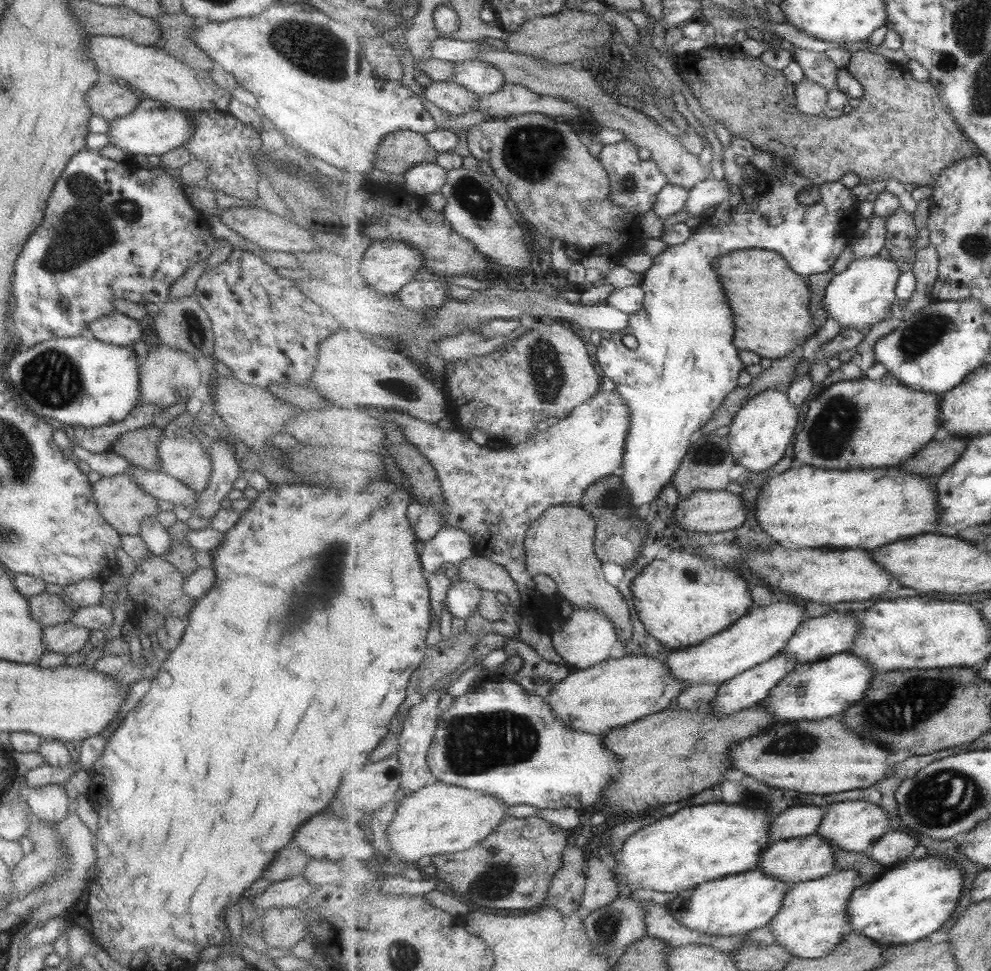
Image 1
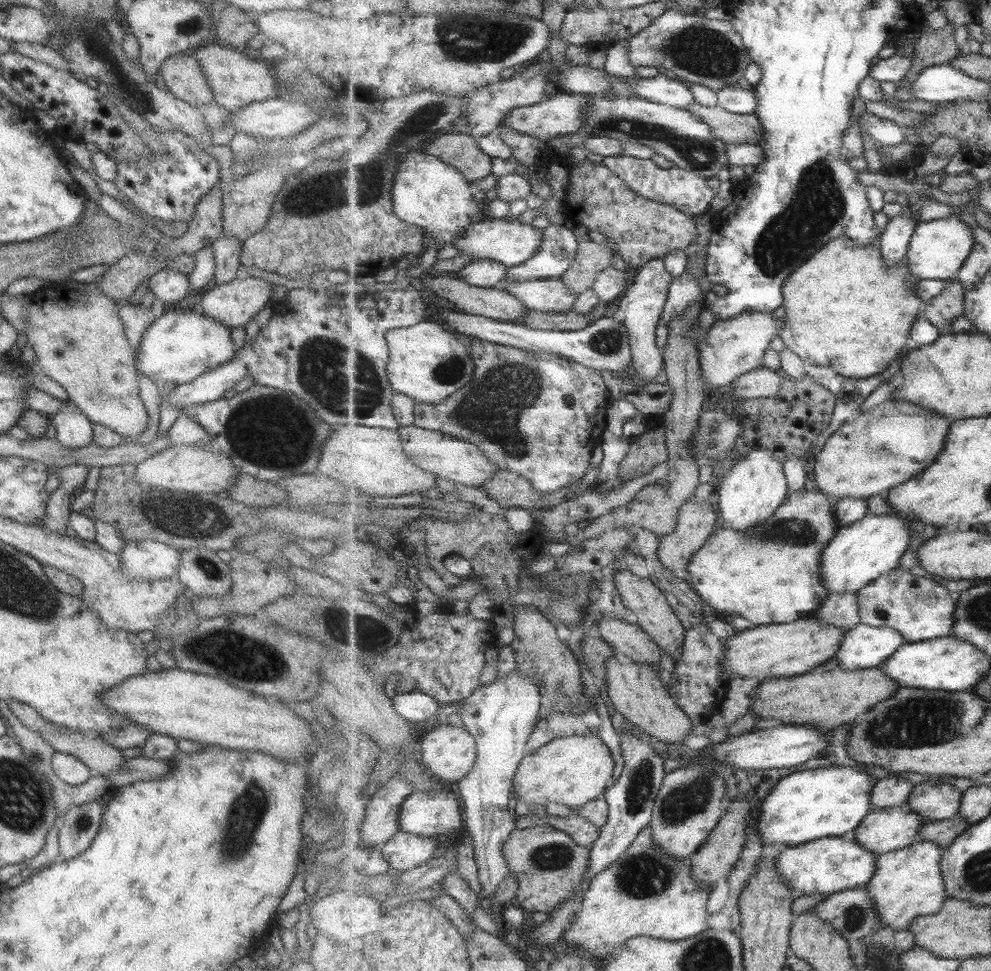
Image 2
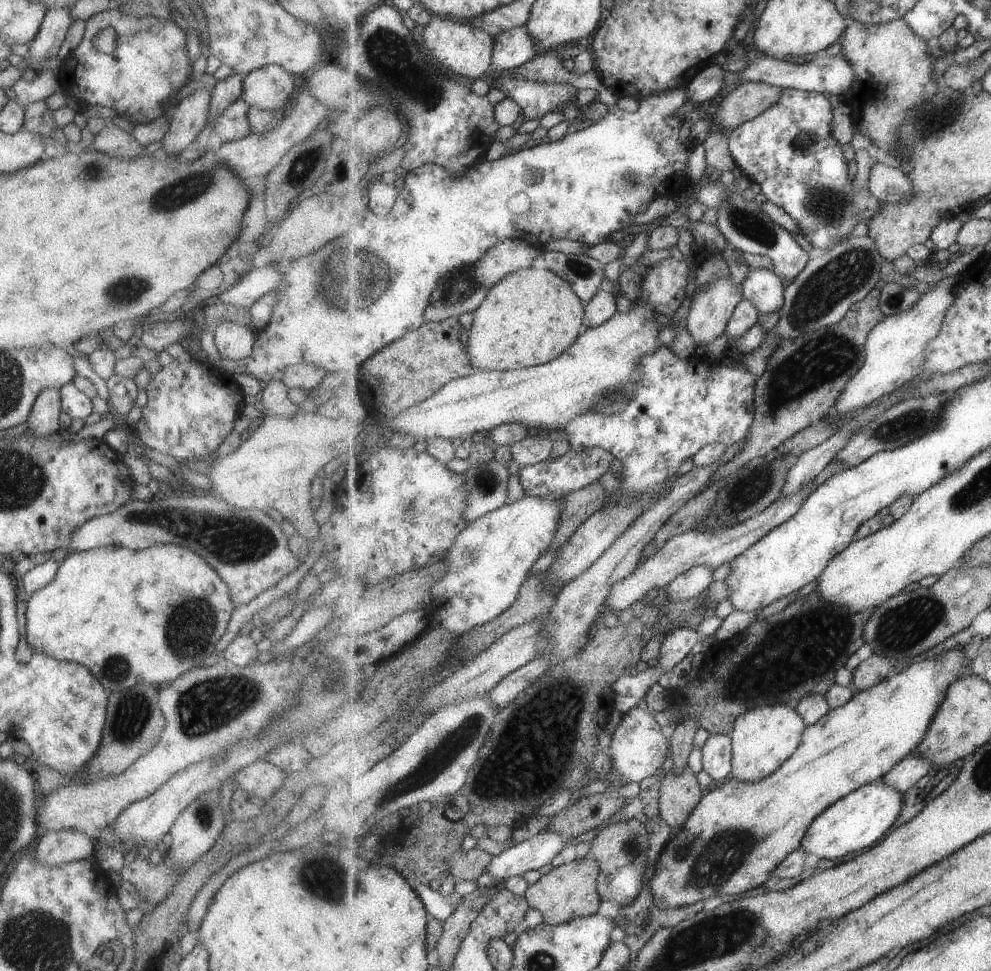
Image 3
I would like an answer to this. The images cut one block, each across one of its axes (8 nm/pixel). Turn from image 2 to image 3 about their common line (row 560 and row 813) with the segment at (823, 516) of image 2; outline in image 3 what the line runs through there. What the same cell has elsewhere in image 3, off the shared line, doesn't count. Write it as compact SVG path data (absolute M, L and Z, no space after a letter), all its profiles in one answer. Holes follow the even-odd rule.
M962 648L930 659L924 655L909 661L901 672L893 672L878 685L857 691L846 705L831 708L819 722L809 725L795 754L762 781L743 782L730 777L720 787L709 790L685 824L673 831L658 852L658 863L650 885L659 903L659 912L663 908L691 906L715 894L735 896L761 886L772 876L780 862L800 848L813 821L824 810L854 790L881 779L905 757L914 753L926 737L939 707L947 700L951 683L963 676L959 675L963 666L965 652Z

